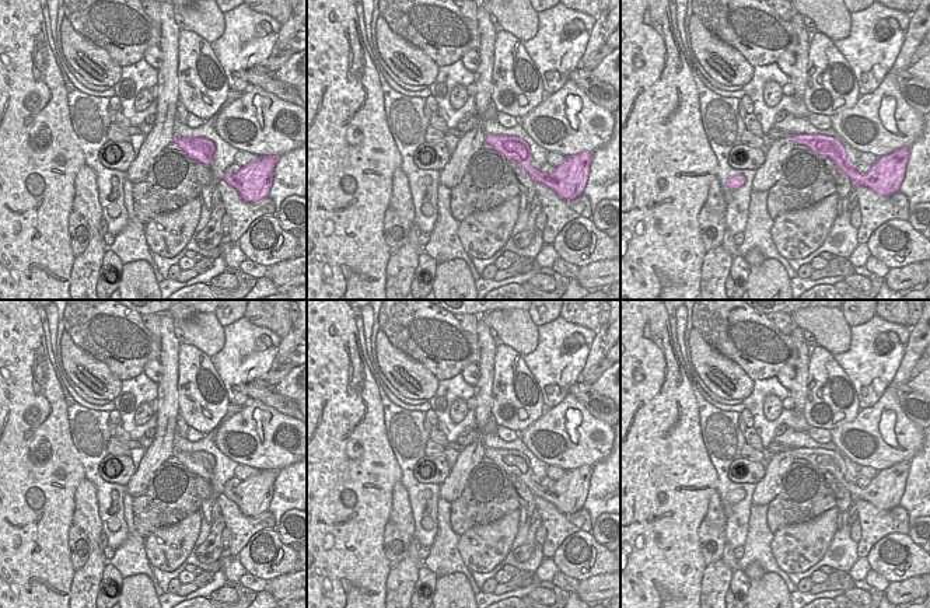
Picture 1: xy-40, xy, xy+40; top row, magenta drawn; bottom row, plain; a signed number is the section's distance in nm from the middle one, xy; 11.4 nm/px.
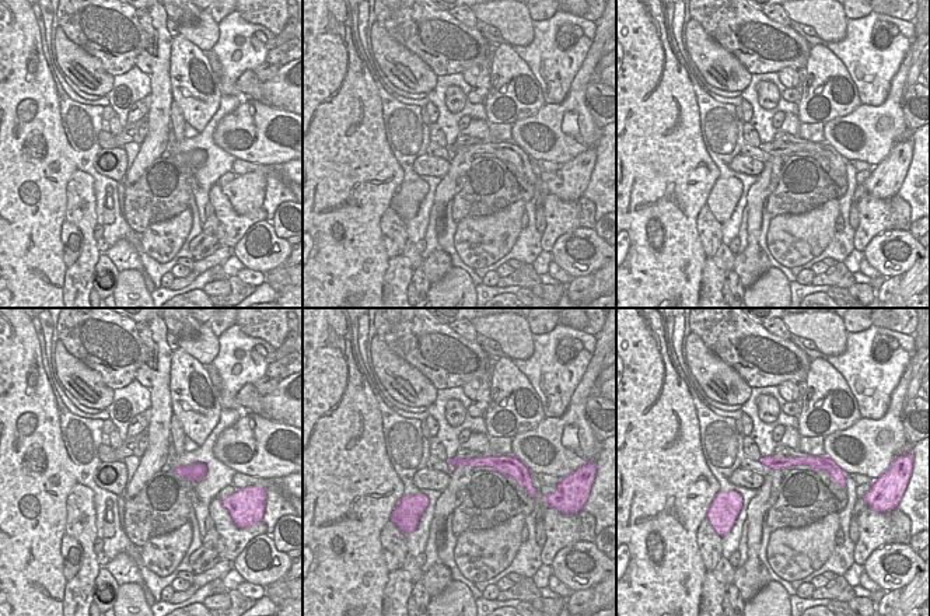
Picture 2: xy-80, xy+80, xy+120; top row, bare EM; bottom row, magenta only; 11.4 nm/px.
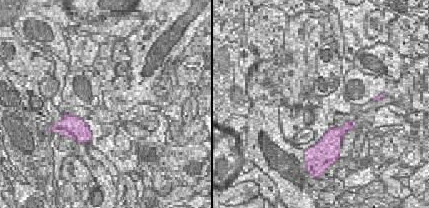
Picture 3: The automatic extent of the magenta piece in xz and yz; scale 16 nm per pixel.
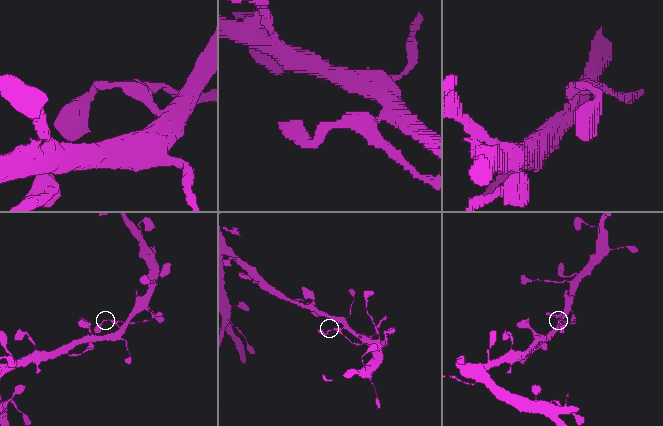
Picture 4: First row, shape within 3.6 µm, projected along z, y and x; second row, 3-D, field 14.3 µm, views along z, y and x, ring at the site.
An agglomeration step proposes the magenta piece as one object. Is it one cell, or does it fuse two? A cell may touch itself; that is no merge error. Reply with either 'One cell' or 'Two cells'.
Two cells

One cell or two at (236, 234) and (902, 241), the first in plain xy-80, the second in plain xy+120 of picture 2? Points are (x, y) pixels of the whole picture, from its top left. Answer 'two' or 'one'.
two

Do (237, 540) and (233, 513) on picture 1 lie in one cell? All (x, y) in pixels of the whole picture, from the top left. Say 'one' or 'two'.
one

